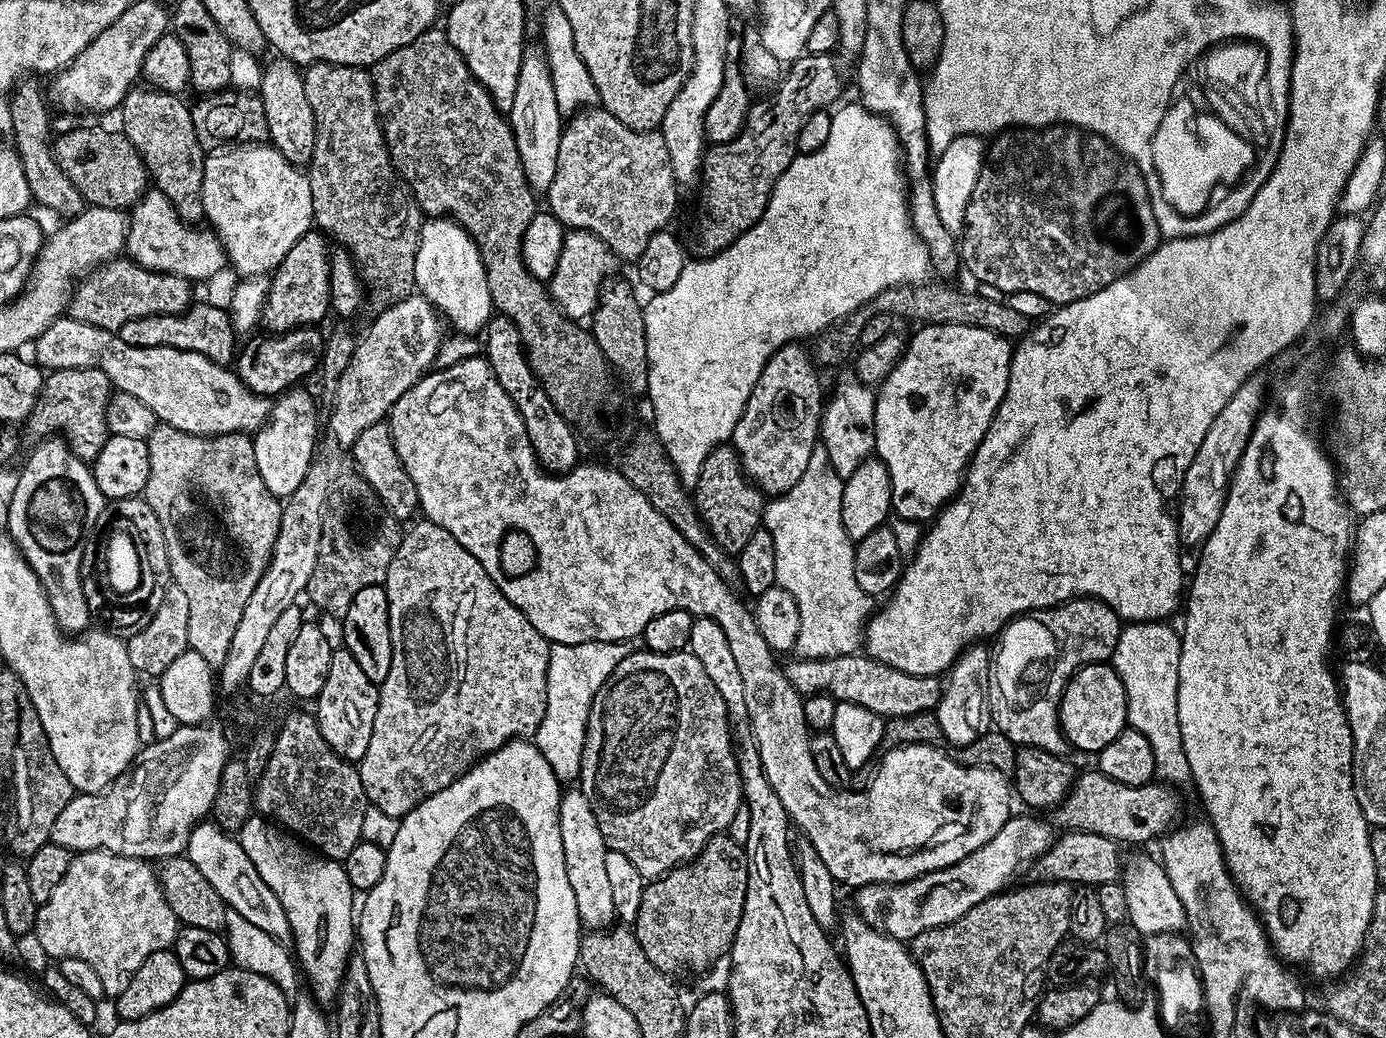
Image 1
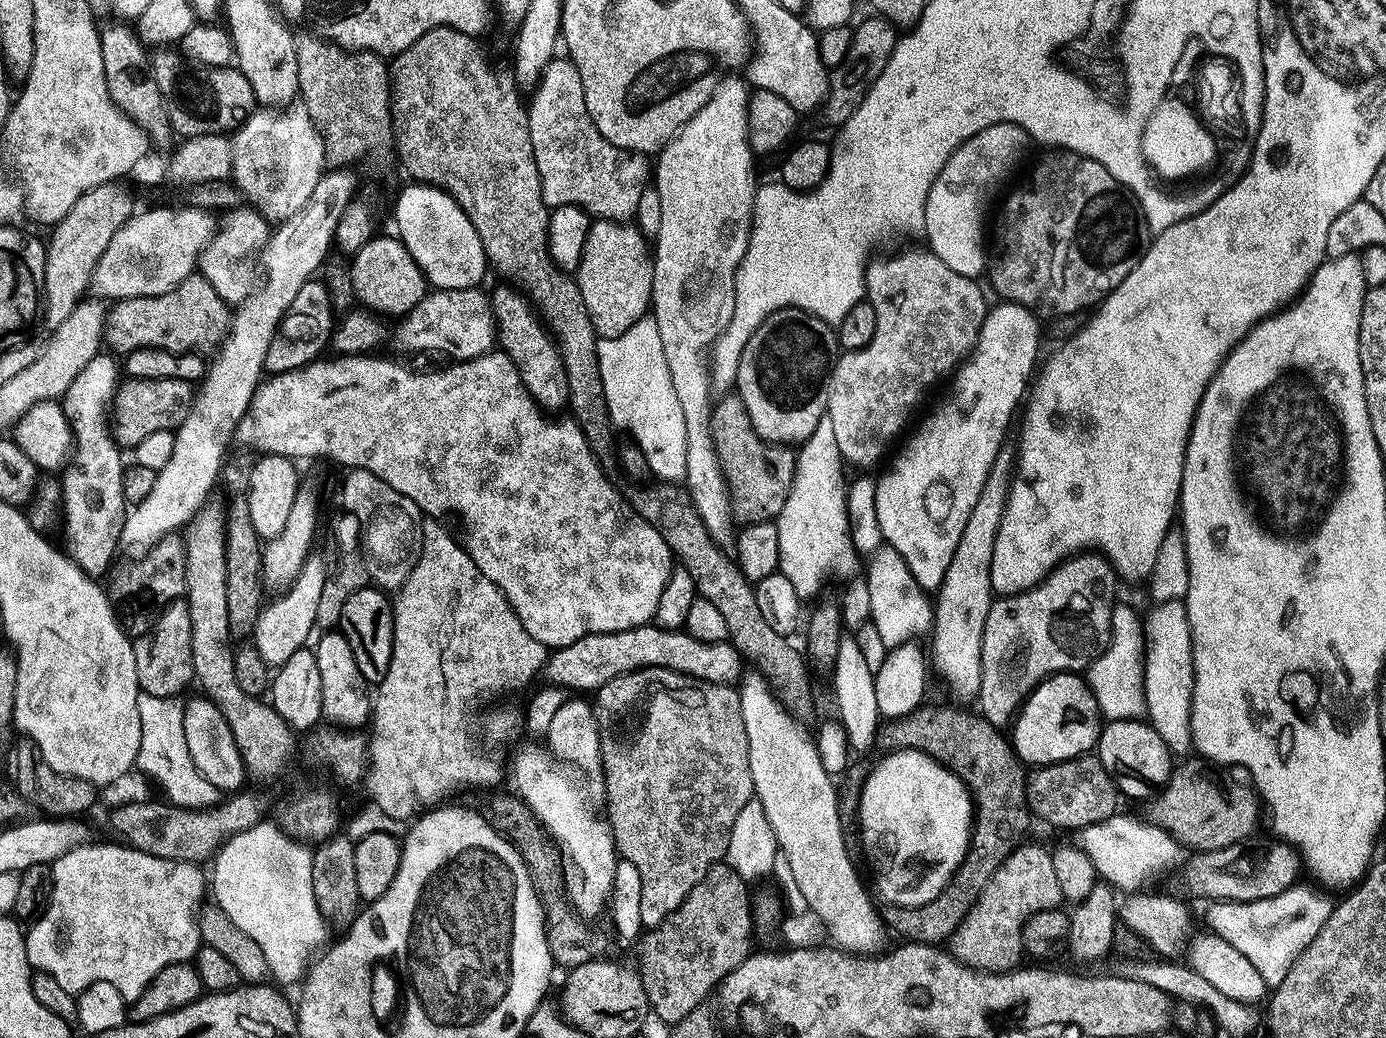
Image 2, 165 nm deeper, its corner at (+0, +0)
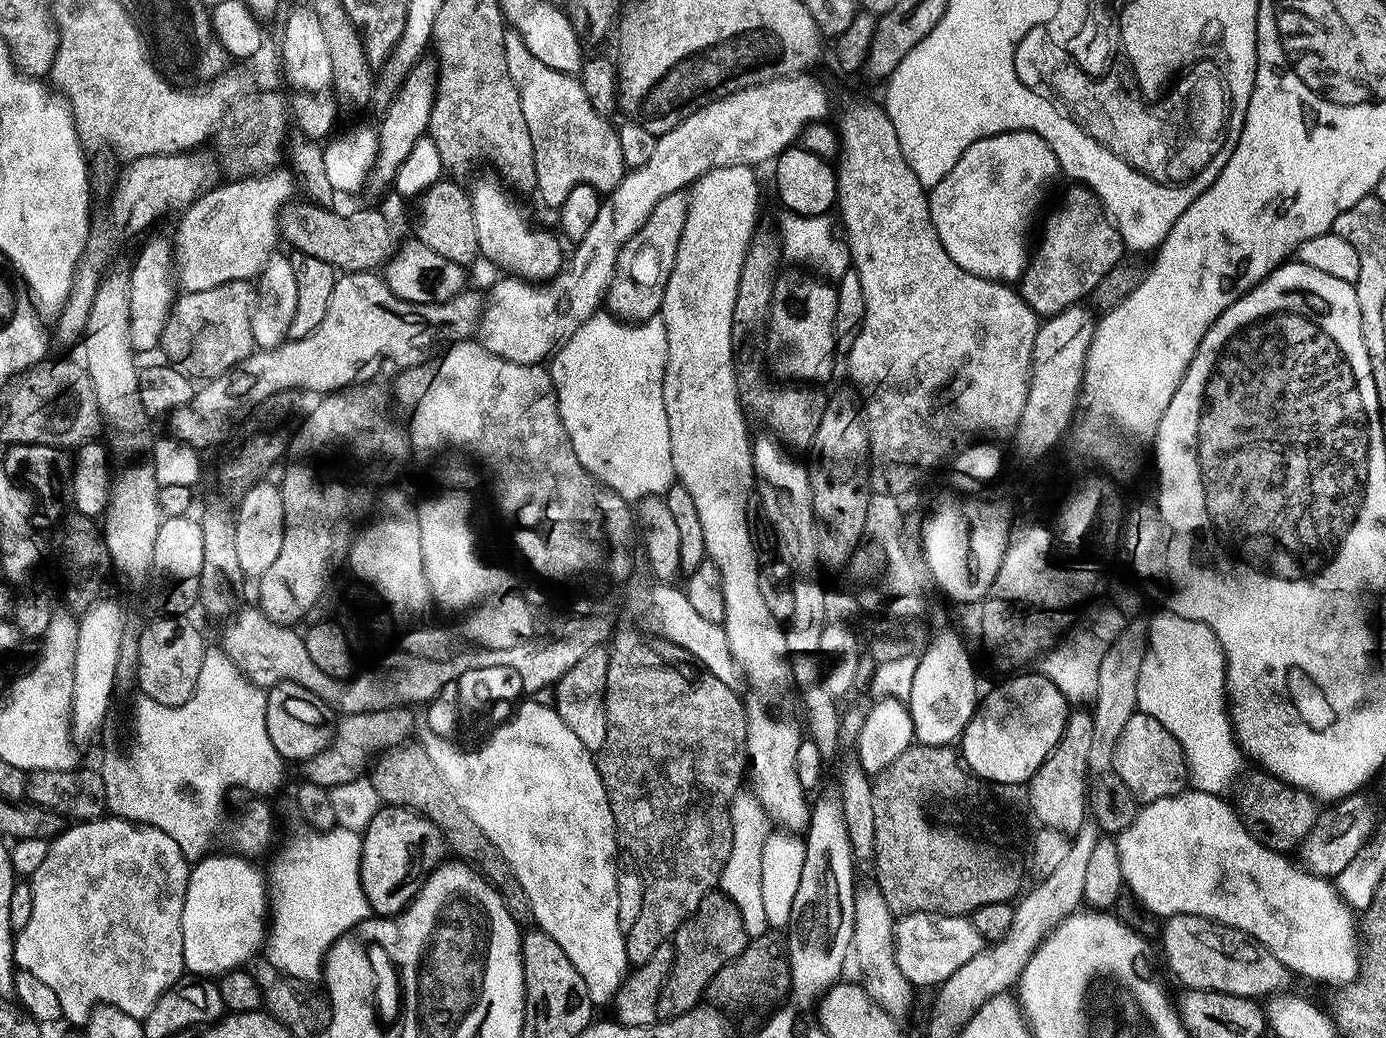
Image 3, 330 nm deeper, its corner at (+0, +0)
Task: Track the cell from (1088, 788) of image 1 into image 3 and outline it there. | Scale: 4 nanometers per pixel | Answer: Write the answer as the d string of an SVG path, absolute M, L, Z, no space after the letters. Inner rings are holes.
M1249 771L1239 781L1235 789L1234 807L1256 841L1267 848L1273 848L1275 852L1291 853L1291 848L1293 851L1300 845L1306 834L1310 834L1310 830L1316 825L1316 819L1322 811L1321 805L1309 792L1303 792L1293 784L1285 784L1269 772L1255 771Z

